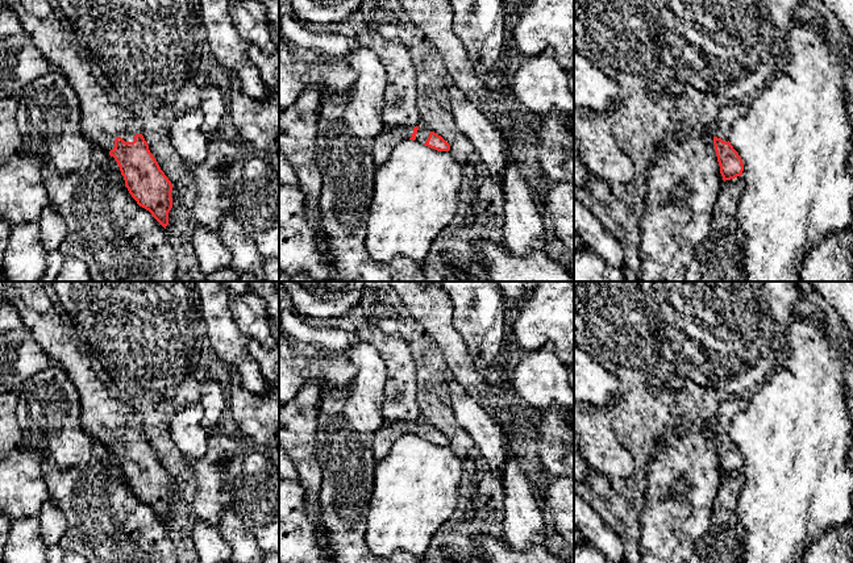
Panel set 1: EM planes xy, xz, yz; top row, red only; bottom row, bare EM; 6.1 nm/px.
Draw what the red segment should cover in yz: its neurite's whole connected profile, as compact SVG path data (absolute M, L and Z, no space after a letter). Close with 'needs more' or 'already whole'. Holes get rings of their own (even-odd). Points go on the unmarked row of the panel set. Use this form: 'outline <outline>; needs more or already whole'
outline M748 397L725 399L719 406L713 439L724 476L741 471L744 466L742 454L729 437L729 425L733 417L746 406Z; needs more

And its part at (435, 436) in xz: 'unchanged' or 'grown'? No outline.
grown

